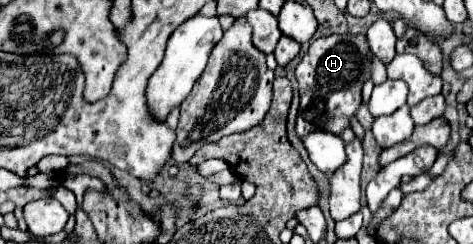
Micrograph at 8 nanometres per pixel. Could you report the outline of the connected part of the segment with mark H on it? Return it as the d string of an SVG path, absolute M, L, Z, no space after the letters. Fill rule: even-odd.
M331 34L313 40L307 54L295 68L295 76L301 92L301 106L297 116L297 136L305 138L311 132L323 130L341 134L351 128L351 118L357 114L361 90L365 80L371 78L371 48L365 34ZM341 86L341 88L333 88Z

